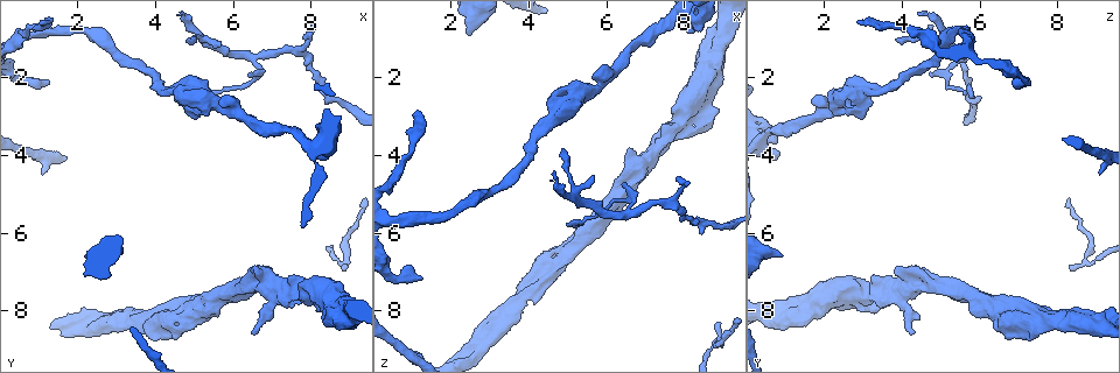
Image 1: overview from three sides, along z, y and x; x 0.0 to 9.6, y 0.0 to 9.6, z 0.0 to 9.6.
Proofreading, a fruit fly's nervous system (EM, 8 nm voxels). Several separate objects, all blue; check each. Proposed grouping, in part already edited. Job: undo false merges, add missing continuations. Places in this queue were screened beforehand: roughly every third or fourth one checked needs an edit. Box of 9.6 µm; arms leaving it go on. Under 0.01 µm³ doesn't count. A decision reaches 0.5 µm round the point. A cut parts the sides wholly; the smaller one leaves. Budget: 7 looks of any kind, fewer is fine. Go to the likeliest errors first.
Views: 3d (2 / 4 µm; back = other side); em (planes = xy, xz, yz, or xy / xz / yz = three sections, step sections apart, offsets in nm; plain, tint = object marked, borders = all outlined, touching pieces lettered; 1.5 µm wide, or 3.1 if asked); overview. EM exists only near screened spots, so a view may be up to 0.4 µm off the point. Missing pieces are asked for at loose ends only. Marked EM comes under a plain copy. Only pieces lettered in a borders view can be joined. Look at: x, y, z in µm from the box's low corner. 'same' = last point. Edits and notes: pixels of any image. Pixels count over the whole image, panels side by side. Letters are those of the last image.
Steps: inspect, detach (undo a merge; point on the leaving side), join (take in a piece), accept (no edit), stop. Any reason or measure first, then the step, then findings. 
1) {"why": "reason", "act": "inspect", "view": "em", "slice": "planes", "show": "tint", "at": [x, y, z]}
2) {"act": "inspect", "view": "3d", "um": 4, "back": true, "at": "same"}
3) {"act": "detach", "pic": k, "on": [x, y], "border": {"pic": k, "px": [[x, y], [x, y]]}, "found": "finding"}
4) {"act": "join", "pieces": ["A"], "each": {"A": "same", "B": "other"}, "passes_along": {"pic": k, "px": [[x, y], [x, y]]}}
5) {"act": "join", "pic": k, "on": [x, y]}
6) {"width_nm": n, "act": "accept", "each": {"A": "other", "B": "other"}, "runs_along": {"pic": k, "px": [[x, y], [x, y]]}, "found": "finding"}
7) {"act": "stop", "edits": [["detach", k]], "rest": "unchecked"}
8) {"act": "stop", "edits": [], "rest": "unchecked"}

{"why": "an open end", "act": "inspect", "view": "em", "slice": "xy", "step": 8, "show": "borders", "at": [8.10, 0.65, 4.70]}

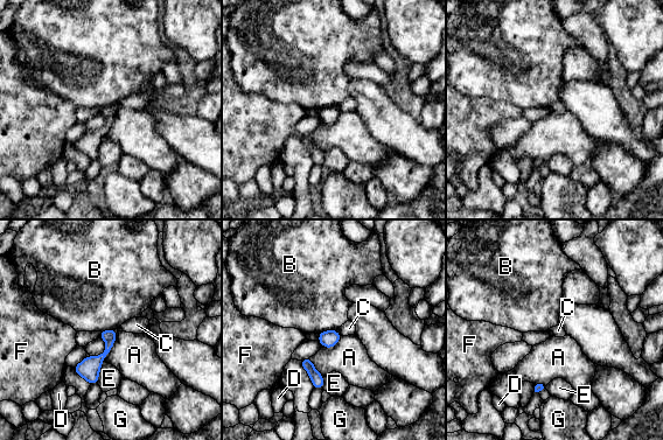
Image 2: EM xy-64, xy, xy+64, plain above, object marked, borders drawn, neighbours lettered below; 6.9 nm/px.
{"act": "inspect", "view": "em", "slice": "planes", "show": "borders", "at": "same"}

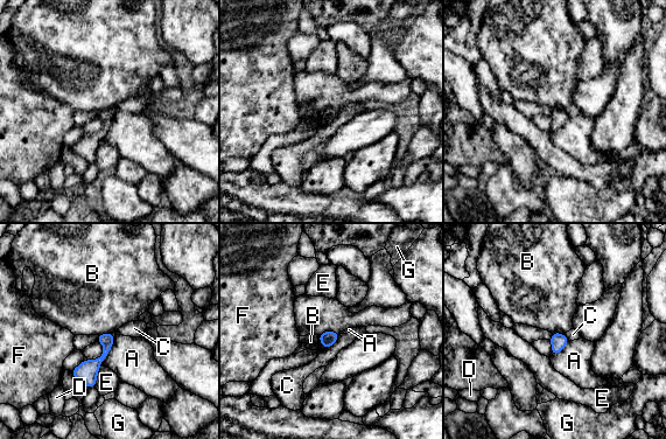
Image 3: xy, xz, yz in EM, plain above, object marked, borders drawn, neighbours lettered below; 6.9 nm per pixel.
{"width_nm": 100, "act": "accept", "each": {"A": "other", "B": "other", "C": "other", "D": "other", "E": "other", "F": "other", "G": "other"}, "border": {"pic": 3, "px": [[319, 335], [319, 341], [324, 348]]}, "found": "no lettered piece goes on from it"}

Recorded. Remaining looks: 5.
{"why": "free end", "act": "inspect", "view": "3d", "um": 2, "at": [8.90, 6.90, 8.35]}

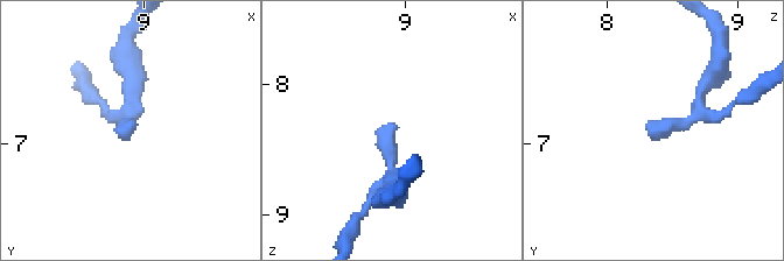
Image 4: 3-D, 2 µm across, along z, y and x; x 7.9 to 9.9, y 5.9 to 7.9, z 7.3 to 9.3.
{"act": "inspect", "view": "em", "slice": "planes", "show": "borders", "at": [8.96, 6.84, 8.34]}

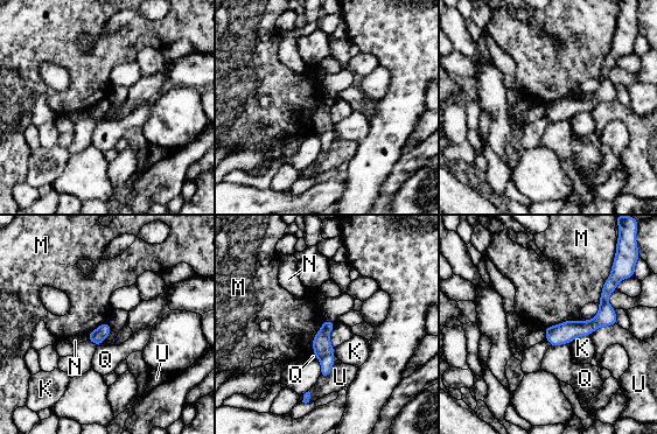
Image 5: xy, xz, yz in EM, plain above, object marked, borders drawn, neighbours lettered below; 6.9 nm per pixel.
{"width_nm": 100, "act": "accept", "each": {"K": "other", "M": "other", "N": "other", "Q": "other", "U": "other"}, "runs_along": {"pic": 5, "px": [[608, 289], [593, 324], [551, 340]]}, "found": "none of them fits"}

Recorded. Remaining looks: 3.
{"why": "branch stops here", "act": "inspect", "view": "em", "slice": "planes", "show": "borders", "at": [5.65, 1.15, 4.50]}

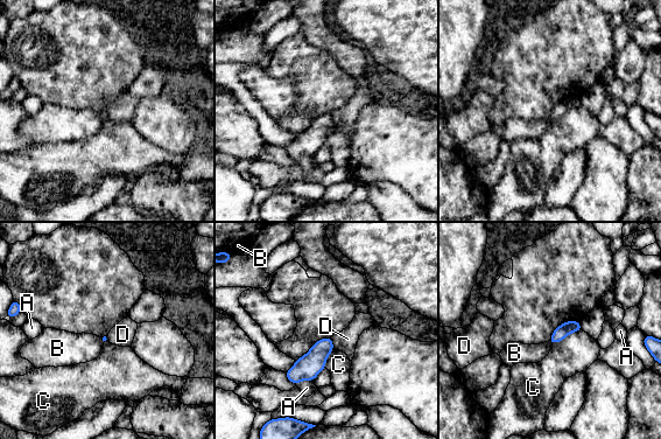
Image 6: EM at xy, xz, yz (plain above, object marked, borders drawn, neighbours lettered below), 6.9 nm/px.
{"act": "accept", "each": {"A": "other", "B": "other", "C": "other", "D": "other"}, "border": {"pic": 6, "px": [[549, 340], [551, 345]]}, "found": "none of them fits"}

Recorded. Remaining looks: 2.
{"act": "stop", "edits": [], "rest": "unchecked"}

